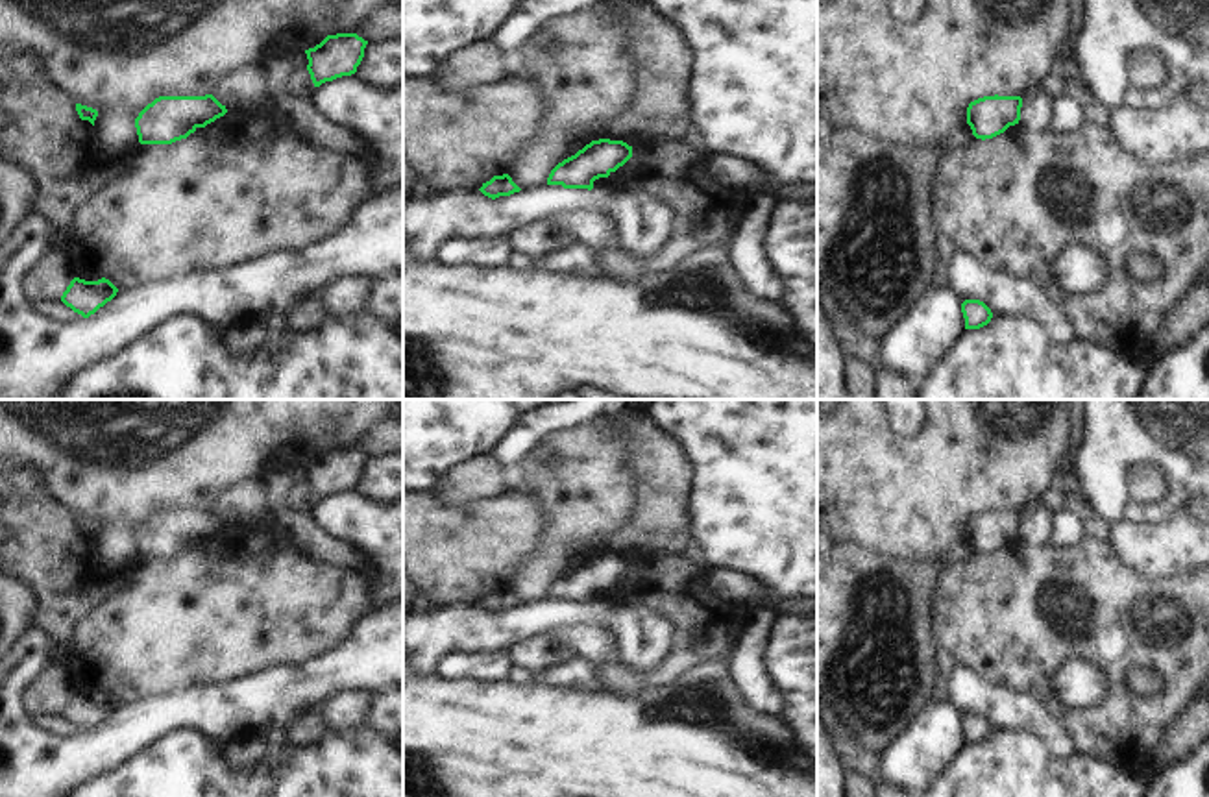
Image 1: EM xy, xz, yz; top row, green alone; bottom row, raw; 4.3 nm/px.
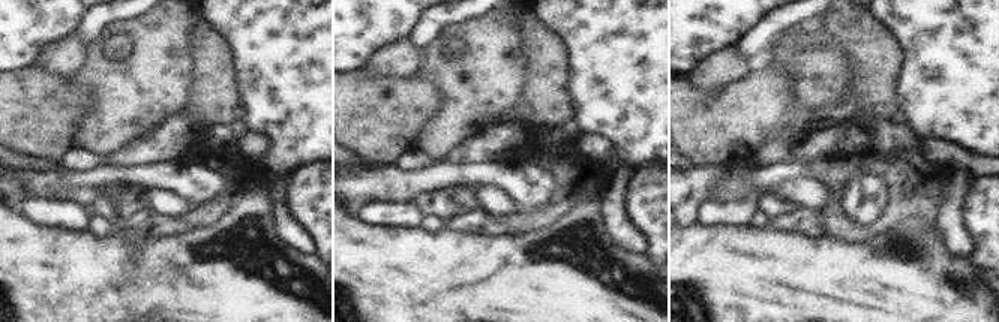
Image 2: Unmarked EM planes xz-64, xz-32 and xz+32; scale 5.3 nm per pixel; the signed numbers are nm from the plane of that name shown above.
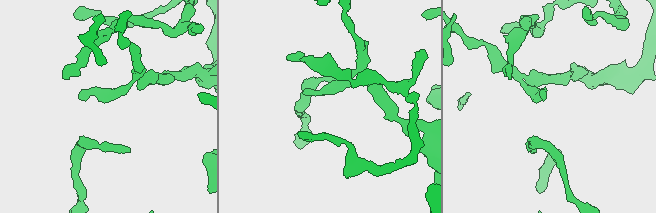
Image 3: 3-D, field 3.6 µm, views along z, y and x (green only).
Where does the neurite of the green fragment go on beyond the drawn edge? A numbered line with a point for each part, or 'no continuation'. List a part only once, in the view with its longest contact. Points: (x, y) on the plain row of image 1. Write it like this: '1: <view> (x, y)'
no continuation

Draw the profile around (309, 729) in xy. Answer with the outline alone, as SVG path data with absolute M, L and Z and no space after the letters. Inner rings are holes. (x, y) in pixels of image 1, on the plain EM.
M305 714L287 729L283 740L292 747L309 747L320 742L325 732L327 729L322 725L318 716Z

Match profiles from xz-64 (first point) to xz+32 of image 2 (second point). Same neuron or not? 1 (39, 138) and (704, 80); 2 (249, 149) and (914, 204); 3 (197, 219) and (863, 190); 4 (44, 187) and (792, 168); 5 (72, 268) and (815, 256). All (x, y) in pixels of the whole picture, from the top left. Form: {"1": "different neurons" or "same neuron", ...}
{"1": "different neurons", "2": "different neurons", "3": "different neurons", "4": "same neuron", "5": "same neuron"}

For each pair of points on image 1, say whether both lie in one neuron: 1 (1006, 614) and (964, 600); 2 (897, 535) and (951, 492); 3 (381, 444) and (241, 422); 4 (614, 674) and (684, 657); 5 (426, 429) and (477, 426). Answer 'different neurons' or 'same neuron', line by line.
1: same neuron
2: same neuron
3: different neurons
4: same neuron
5: same neuron

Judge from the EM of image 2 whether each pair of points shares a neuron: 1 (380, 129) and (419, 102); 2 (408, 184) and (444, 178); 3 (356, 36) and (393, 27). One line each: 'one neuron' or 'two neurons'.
1: one neuron
2: one neuron
3: one neuron

